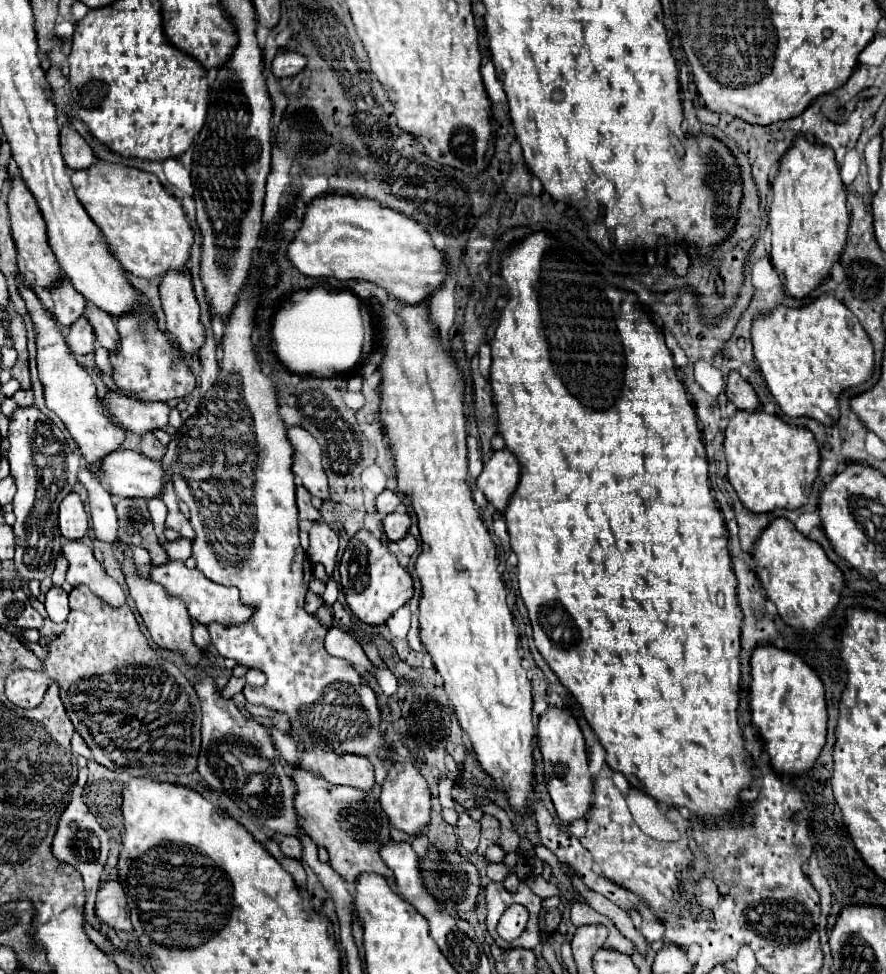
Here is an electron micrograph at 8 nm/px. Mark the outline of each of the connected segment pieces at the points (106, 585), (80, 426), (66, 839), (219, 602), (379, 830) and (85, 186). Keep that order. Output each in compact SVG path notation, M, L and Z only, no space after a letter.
M67 541L63 557L69 561L67 583L87 585L105 605L119 607L125 603L123 589L107 575L103 563L93 557L93 551L83 541Z
M17 279L17 287L37 331L37 369L39 369L39 381L43 383L43 391L45 391L45 405L65 423L67 431L75 439L87 465L93 465L93 469L97 471L101 467L101 461L123 445L125 429L117 421L107 417L97 397L93 377L73 357L53 315L41 305L35 291L23 279Z
M71 797L71 801L67 803L57 831L53 835L53 843L51 843L51 853L57 861L67 863L71 867L75 867L85 881L85 891L87 891L87 903L85 903L85 919L93 923L95 929L99 929L99 921L95 917L93 905L95 905L95 893L99 889L101 883L101 871L105 867L107 861L107 853L109 853L109 835L107 831L97 823L97 817L87 809L87 805L79 799L79 797Z
M169 561L163 567L151 567L151 577L149 579L155 581L155 583L159 583L159 585L163 585L167 589L167 593L181 597L187 603L189 615L193 619L197 619L199 623L203 623L203 625L209 625L209 623L241 625L255 611L253 605L245 605L239 599L239 591L235 587L225 587L225 585L213 583L199 569L187 569L183 561Z
M287 765L285 771L297 783L295 809L301 815L301 827L319 847L325 847L329 851L329 865L347 883L355 883L361 873L377 873L393 883L391 869L379 855L381 847L391 841L391 823L379 805L379 795L375 791L367 793L355 787L327 783L325 779L319 779L317 775L311 775L301 767Z
M97 161L87 171L71 171L71 181L81 205L99 225L125 271L157 283L167 271L185 271L191 257L193 231L181 203L163 189L153 173Z

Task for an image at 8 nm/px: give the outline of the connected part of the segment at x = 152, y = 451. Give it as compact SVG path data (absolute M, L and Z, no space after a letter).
M153 433L143 435L143 439L141 439L141 451L143 451L149 459L163 459L163 455L165 455L165 447L155 439Z

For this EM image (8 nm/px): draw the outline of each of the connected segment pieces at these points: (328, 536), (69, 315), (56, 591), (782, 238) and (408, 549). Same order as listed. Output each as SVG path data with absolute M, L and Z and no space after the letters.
M325 521L313 523L311 533L311 547L307 551L309 561L311 563L321 563L327 571L327 575L333 575L333 567L335 567L335 557L337 557L337 547L339 547L339 539L337 533L331 531L331 527Z
M67 279L61 281L55 289L51 289L51 299L51 313L63 327L71 327L71 323L75 323L83 315L87 305L83 295L79 295L79 291L75 291L75 287Z
M51 587L47 593L45 593L45 609L47 609L47 615L51 621L55 623L61 623L67 619L69 615L69 603L67 603L67 593L61 589L61 587Z
M799 137L795 145L783 155L779 171L773 181L773 201L769 207L769 229L773 235L771 263L785 287L785 291L795 299L805 299L823 279L831 275L831 267L839 261L847 245L849 213L847 213L847 193L835 163L835 153L825 145L811 145L805 137Z
M407 535L407 537L403 537L403 539L397 543L397 547L399 547L399 553L403 553L403 555L413 555L415 549L417 549L417 539L415 539L413 535Z

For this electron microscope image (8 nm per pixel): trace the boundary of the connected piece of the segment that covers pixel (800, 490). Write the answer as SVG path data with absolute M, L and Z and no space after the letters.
M737 411L735 417L727 421L723 451L729 469L729 483L749 511L793 511L807 503L821 463L821 453L811 431L793 427L765 411Z

